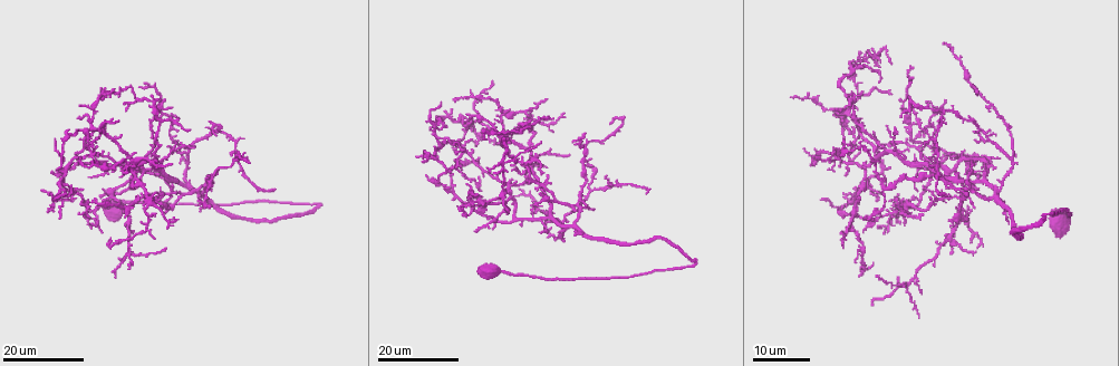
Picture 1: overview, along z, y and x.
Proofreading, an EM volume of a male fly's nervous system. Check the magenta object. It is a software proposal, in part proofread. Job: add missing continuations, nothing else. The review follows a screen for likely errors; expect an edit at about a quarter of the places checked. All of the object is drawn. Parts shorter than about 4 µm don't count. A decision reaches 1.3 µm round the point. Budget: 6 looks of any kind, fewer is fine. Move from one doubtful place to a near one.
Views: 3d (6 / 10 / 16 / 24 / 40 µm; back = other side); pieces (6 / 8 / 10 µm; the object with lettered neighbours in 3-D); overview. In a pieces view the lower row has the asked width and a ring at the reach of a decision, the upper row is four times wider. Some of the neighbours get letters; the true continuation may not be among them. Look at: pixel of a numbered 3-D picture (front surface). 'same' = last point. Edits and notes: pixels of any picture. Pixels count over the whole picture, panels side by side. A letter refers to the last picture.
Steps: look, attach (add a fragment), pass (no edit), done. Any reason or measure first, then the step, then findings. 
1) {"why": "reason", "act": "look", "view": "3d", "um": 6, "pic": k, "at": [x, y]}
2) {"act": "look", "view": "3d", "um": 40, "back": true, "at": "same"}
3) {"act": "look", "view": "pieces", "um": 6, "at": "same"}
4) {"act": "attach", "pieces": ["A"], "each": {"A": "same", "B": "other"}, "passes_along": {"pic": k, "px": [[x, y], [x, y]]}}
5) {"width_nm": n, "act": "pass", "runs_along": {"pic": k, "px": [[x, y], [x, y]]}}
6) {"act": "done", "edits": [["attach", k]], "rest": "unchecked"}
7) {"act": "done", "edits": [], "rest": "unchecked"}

{"why": "tapers out", "act": "look", "view": "3d", "um": 16, "pic": 1, "at": [945, 99]}

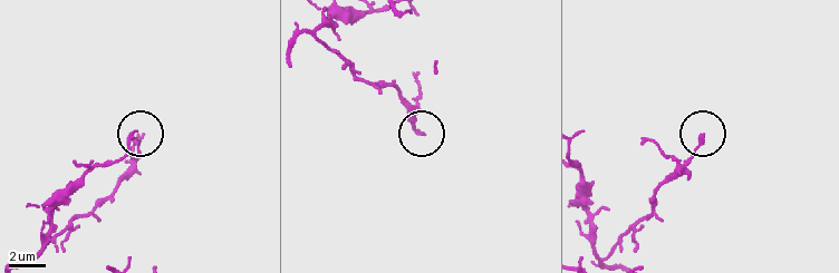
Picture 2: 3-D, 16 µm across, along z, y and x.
{"act": "look", "view": "pieces", "um": 6, "pic": 2, "at": [424, 133]}

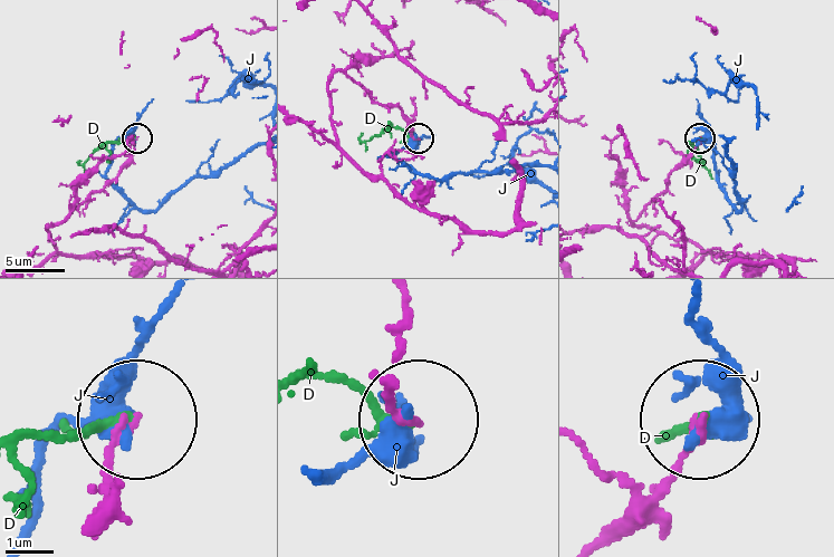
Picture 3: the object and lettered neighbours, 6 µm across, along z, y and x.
{"act": "pass", "each": {"D": "other", "J": "other"}, "runs_along": {"pic": 3, "px": [[611, 525], [682, 452], [694, 420]]}, "found": "none of them fits"}

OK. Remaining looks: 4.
{"why": "tapers out", "act": "look", "view": "3d", "um": 16, "pic": 1, "at": [467, 114]}

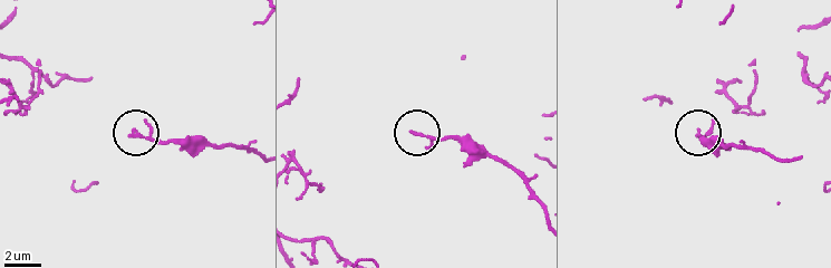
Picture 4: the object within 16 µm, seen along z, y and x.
{"act": "look", "view": "pieces", "um": 10, "pic": 4, "at": [131, 136]}

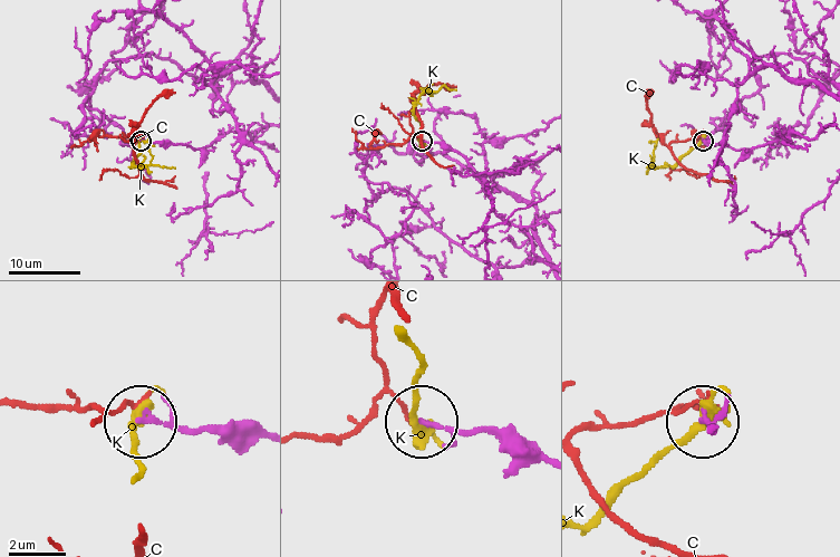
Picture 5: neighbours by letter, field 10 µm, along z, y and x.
{"act": "pass", "each": {"C": "other", "K": "other"}, "runs_along": {"pic": 5, "px": [[541, 460], [512, 455], [476, 429], [421, 422]]}, "found": "none of them fits"}

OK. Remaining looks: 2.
{"why": "an open end", "act": "look", "view": "3d", "um": 24, "pic": 1, "at": [609, 124]}

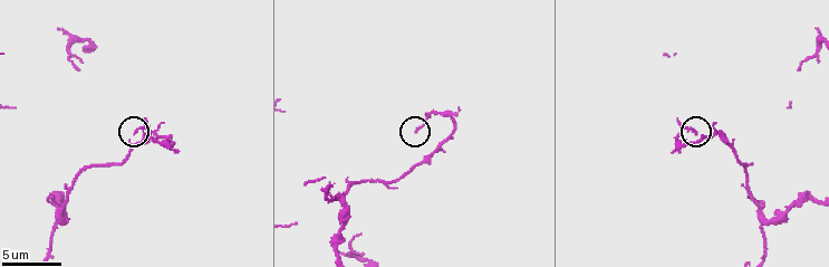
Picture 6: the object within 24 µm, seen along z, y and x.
{"act": "look", "view": "pieces", "um": 8, "pic": 6, "at": [137, 132]}

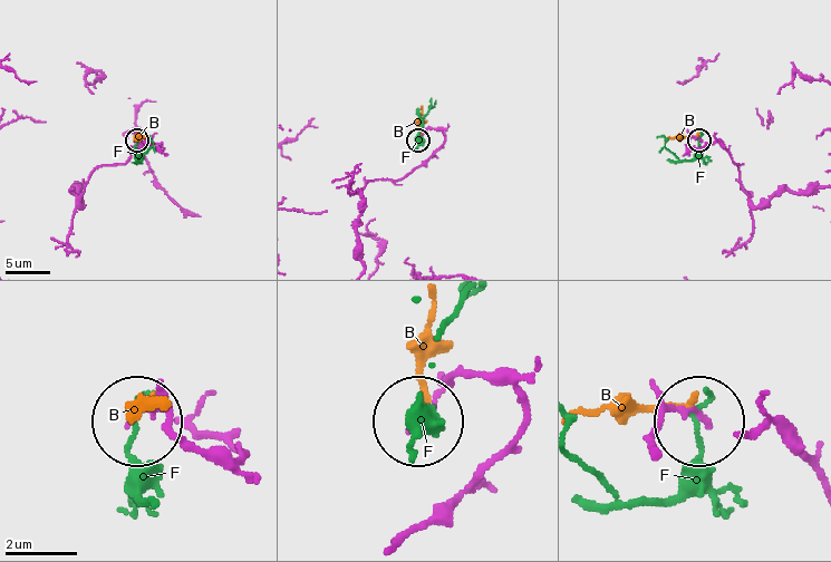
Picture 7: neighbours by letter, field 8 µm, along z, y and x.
{"width_nm": 140, "act": "pass", "each": {"B": "other", "F": "other"}, "found": "no lettered fragment goes on from it"}

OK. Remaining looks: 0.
{"act": "done", "edits": [], "rest": "unchecked"}

